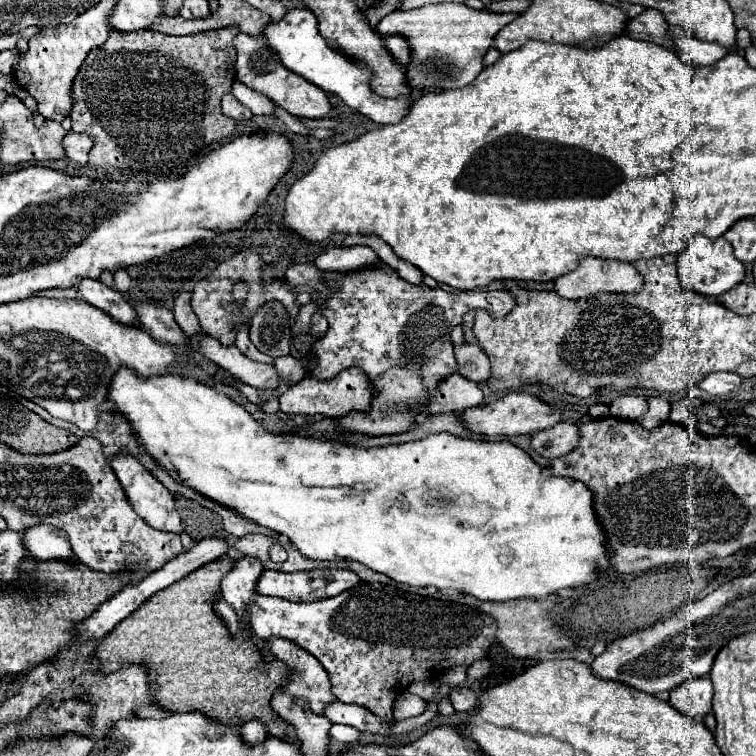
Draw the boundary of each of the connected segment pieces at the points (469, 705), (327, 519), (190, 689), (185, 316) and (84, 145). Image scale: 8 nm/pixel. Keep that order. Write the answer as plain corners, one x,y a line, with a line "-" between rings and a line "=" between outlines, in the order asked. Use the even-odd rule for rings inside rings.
455,687
449,691
449,701
453,703
455,711
471,711
477,707
477,695
467,687
=
119,369
115,377
111,377
111,385
107,389
107,401
113,403
115,411
129,423
133,433
139,437
141,447
147,455
151,455
177,483
195,489
197,493
221,503
223,507
229,507
243,515
245,519
263,525
267,529
273,529
281,535
285,535
301,555
309,559
349,559
359,561
373,571
379,571
387,577
391,577
397,583
407,583
413,587
427,587
433,585
437,589
455,589
467,595
473,595
483,601
509,601
509,599
541,599
547,597
559,589
579,587
585,583
591,583
597,579
599,569
609,569
609,555
605,547
605,535
601,531
601,525
597,523
595,511
593,511
593,499
591,491
581,483
573,479
553,477
545,473
541,467
535,465
535,461
513,443
501,441
471,441
471,439
459,439
449,433
437,433
429,435
421,441
407,441
399,445
387,445
387,447
351,447
331,441
321,441
313,437
299,437
299,435
273,435
269,433
259,421
255,421
241,405
233,403
227,395
195,381
193,377
167,373
167,375
155,375
155,377
139,377
131,369
=
223,557
221,561
215,561
215,563
207,563
207,565
203,565
201,569
197,569
197,573
189,573
187,577
183,577
181,581
177,581
175,585
169,585
167,589
163,589
163,591
159,591
159,593
155,593
147,603
143,603
135,613
131,613
125,621
121,621
105,639
101,639
99,641
99,645
95,647
95,657
101,661
101,665
99,665
99,671
103,673
103,675
109,675
109,673
115,673
115,671
119,671
123,665
141,665
141,667
145,667
147,669
147,679
149,679
149,687
153,689
153,699
155,699
155,703
159,705
159,707
163,707
165,711
169,711
169,713
191,713
191,711
199,711
199,713
205,713
209,719
213,719
213,721
217,721
217,723
221,723
221,725
241,725
243,721
251,721
251,719
257,719
257,721
263,721
265,725
267,725
267,731
269,731
269,735
273,735
273,737
283,737
283,733
285,733
285,729
287,727
281,727
281,723
283,723
283,719
271,709
271,705
269,705
269,701
271,701
271,695
279,689
279,685
283,683
283,679
287,677
287,671
285,671
285,667
283,667
283,671
273,671
273,665
277,663
277,661
273,661
273,663
265,663
263,661
263,657
261,657
261,653
259,653
259,649
253,645
253,641
251,641
251,631
249,629
245,629
245,627
241,627
239,629
239,635
235,637
235,639
231,639
231,635
227,633
227,627
225,627
225,623
213,613
213,599
215,599
215,595
217,595
217,591
219,591
219,583
221,583
221,579
223,579
223,575
231,569
231,565
233,565
233,561
231,561
231,557
=
179,293
179,297
175,299
175,321
177,325
181,327
181,331
185,333
187,339
195,337
195,335
201,335
201,325
199,325
199,319
195,317
195,313
191,311
191,303
189,303
189,293
=
67,133
65,139
63,139
63,147
65,147
65,153
67,153
67,159
73,159
77,163
87,163
87,155
89,155
89,149
93,147
93,141
91,137
83,135
83,133

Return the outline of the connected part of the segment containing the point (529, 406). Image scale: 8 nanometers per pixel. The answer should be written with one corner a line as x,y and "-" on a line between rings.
509,393
489,405
463,409
463,413
459,413
459,419
465,429
469,429
471,433
479,433
479,435
523,435
523,433
531,435
539,429
547,429
559,423
561,413
529,393

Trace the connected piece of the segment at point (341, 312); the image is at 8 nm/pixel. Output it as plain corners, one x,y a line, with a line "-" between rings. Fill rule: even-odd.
385,263
349,275
325,273
325,285
333,289
333,297
325,305
319,299
319,307
329,321
329,335
315,341
311,349
319,359
311,375
333,379
347,367
361,367
369,375
379,389
371,409
335,419
343,429
365,435
401,433
419,421
421,411
417,411
417,405
435,393
437,383
445,375
457,371
453,343
447,333
461,323
467,311
485,309
499,319
515,307
515,297
509,291
443,291
411,285

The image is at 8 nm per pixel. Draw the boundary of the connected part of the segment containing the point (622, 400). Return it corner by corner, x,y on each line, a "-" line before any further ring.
623,395
609,405
611,415
615,415
619,419
631,419
631,421
641,417
641,413
645,413
645,409
647,409
647,399
637,397
637,395

